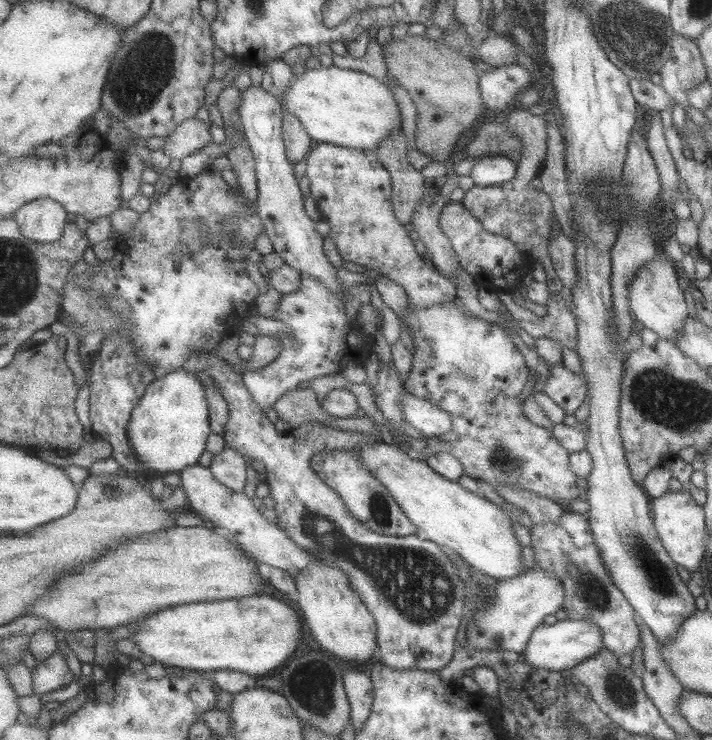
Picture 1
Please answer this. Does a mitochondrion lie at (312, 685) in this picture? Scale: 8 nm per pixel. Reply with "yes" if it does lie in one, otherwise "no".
yes

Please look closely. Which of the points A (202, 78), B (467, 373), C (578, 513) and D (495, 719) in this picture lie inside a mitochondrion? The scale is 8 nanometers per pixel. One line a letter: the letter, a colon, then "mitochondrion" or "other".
A: other
B: mitochondrion
C: other
D: other

